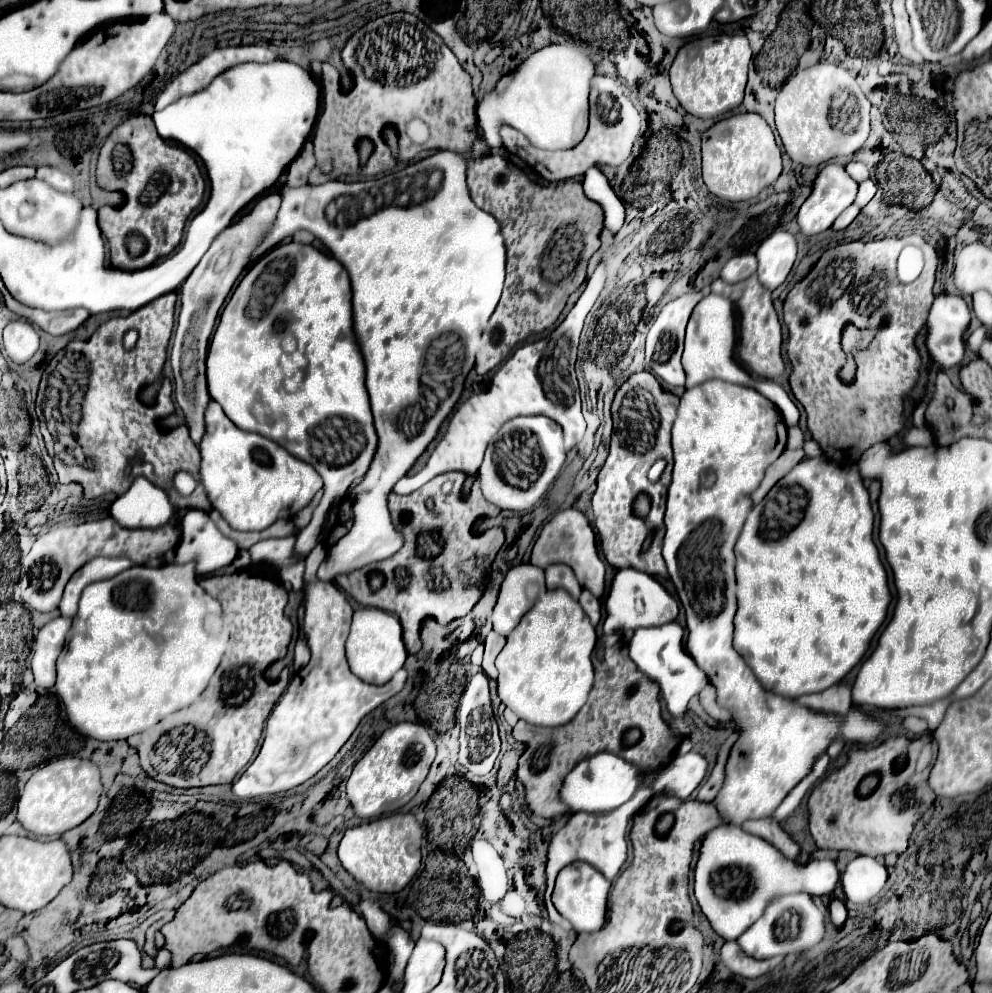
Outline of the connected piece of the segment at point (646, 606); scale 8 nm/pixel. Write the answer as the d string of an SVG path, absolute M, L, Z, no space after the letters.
M620 569L610 587L610 593L606 599L606 611L608 611L608 617L604 621L604 633L614 635L616 631L624 631L624 629L664 625L676 619L678 603L648 573L642 573L638 569Z

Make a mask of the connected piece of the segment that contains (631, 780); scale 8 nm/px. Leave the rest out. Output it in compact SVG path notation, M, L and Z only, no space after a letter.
M598 753L598 755L592 755L590 759L584 759L568 773L560 795L562 795L562 801L572 811L606 813L626 803L640 785L650 785L652 779L654 775L640 775L634 765L626 763L624 759L612 753Z

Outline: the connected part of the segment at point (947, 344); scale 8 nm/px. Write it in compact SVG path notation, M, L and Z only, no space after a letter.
M940 295L928 317L926 347L938 367L954 367L964 359L962 333L970 323L970 311L962 297Z

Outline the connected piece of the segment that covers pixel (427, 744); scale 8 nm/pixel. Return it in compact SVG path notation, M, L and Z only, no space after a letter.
M406 721L388 727L376 739L370 751L354 765L352 775L346 781L346 793L354 813L362 819L374 819L404 807L416 795L420 783L426 779L434 757L436 745L426 725Z

